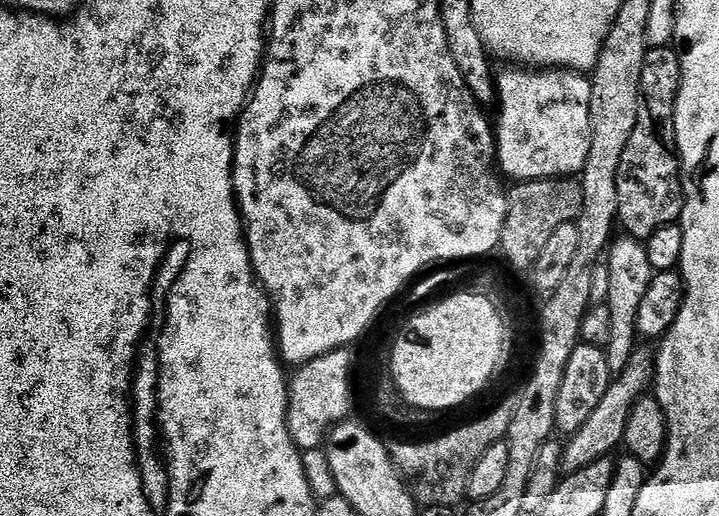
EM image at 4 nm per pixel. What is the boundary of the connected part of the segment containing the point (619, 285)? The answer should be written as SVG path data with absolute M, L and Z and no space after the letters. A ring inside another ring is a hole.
M627 234L613 239L607 253L606 263L610 274L610 292L607 300L610 310L610 342L606 349L606 359L612 374L624 371L626 365L634 359L632 351L636 348L638 333L638 308L642 306L642 298L646 298L646 290L650 286L654 271L647 257L648 249L635 236Z

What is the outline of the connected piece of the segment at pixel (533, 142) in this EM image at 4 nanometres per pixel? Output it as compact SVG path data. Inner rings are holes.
M512 66L509 72L496 76L496 94L500 104L500 117L494 120L494 135L496 137L496 158L498 168L505 177L513 176L513 181L527 182L529 180L551 180L553 178L568 178L584 170L584 163L592 149L592 127L590 126L590 94L592 81L585 73L573 72L566 68L550 68L547 70L529 71L524 66Z

